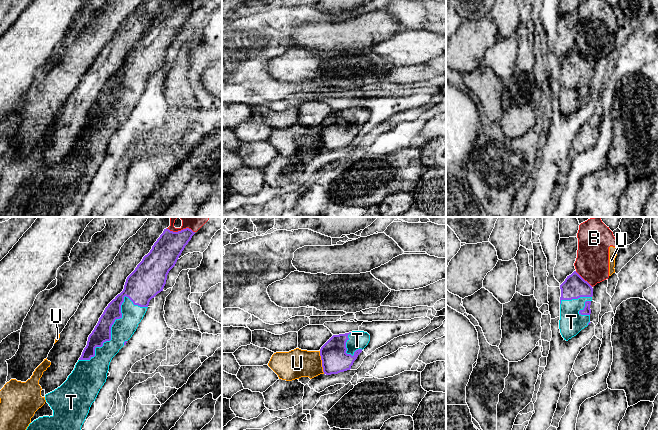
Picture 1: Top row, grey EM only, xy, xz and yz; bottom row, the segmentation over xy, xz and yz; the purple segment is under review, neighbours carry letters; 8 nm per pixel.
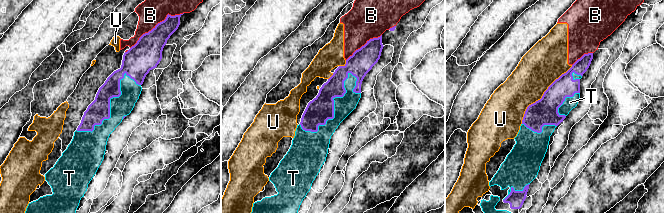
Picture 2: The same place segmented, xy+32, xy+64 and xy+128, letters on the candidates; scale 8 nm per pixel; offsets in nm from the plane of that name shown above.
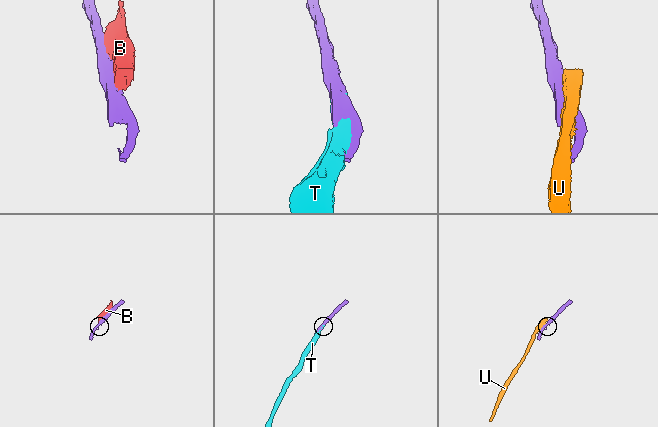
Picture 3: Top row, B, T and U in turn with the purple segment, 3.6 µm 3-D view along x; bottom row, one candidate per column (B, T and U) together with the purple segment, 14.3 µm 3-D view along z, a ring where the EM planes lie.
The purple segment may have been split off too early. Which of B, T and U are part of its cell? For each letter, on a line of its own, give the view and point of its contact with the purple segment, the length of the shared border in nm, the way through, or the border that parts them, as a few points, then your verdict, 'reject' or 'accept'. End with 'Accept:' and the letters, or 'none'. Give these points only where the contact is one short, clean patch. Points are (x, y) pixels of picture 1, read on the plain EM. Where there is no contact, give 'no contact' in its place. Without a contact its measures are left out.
B: contact yz (583, 55); length 190 nm; reject
T: contact xy (112, 100); length 700 nm; accept
U: contact xz (322, 138); length 190 nm; reject
Accept: T

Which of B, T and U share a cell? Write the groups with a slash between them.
B U / T

